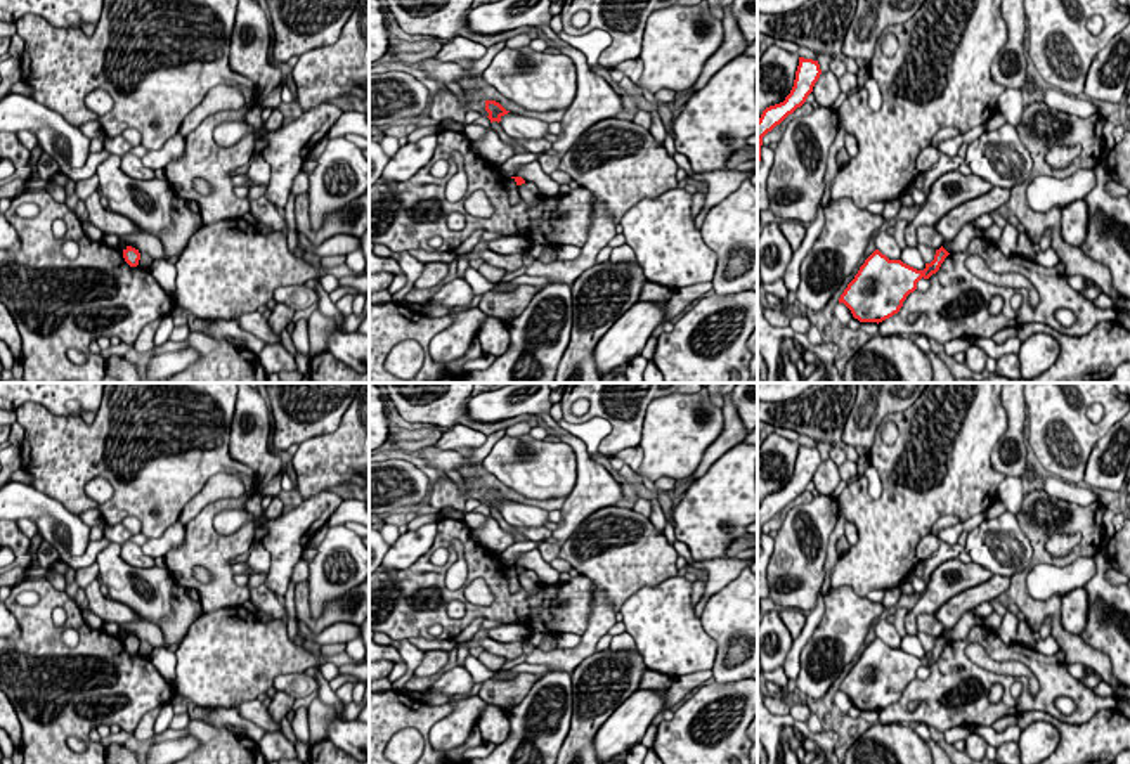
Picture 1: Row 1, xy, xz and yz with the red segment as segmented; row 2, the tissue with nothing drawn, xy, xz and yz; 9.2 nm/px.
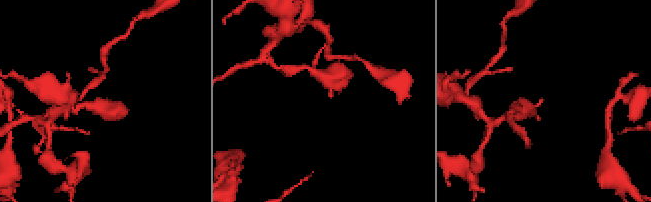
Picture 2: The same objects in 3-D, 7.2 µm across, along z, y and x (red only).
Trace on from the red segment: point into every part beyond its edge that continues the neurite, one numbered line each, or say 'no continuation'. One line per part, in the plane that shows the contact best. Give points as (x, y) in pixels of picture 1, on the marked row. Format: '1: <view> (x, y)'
no continuation

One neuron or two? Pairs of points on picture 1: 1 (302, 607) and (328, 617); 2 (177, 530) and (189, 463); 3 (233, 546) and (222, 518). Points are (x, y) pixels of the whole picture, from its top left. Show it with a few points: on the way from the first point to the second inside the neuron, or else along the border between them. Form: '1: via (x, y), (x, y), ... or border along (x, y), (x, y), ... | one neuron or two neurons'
1: via (305, 614), (312, 621), (321, 621) | one neuron
2: border along (177, 520), (160, 536), (148, 539) | two neurons
3: border along (212, 518), (219, 532), (253, 524) | two neurons

